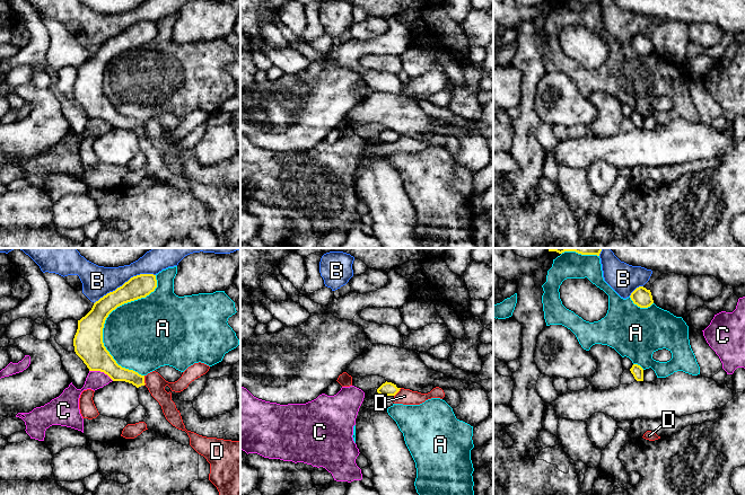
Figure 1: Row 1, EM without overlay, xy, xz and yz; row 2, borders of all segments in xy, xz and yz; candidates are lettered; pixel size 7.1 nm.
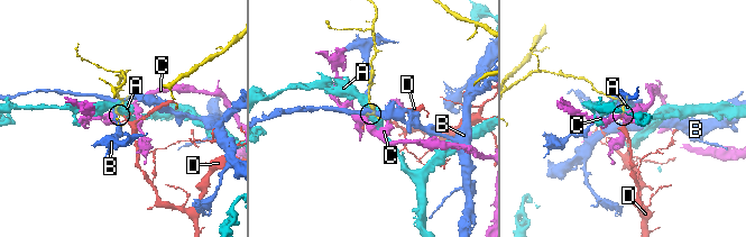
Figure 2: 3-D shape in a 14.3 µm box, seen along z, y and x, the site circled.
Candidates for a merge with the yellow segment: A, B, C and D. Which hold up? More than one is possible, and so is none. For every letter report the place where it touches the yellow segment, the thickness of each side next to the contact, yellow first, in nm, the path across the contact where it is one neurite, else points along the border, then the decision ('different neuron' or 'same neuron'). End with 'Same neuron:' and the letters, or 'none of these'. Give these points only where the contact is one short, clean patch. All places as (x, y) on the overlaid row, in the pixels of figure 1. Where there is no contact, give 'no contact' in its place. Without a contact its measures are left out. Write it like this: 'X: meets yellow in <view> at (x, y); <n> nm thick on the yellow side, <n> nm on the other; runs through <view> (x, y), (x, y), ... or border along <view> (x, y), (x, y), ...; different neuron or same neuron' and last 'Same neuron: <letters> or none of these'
A: meets yellow in xy at (104, 321); 220 nm thick on the yellow side, 480 nm on the other; different neuron
B: meets yellow in xy at (125, 282); 160 nm thick on the yellow side, 220 nm on the other; different neuron
C: meets yellow in xy at (102, 371); 220 nm thick on the yellow side, 130 nm on the other; border along xy (89, 370), (103, 371), (113, 380); different neuron
D: meets yellow in xy at (143, 380); 110 nm thick on the yellow side, 140 nm on the other; border along xy (143, 376), (145, 385); different neuron
Same neuron: none of these

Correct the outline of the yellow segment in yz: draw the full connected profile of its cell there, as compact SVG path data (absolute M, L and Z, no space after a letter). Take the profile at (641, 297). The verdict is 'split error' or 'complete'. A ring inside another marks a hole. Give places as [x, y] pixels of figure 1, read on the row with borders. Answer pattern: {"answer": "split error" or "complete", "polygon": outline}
{"answer": "complete", "polygon": "M643 286L637 288L630 295L634 304L640 308L648 308L654 303L650 290Z"}

